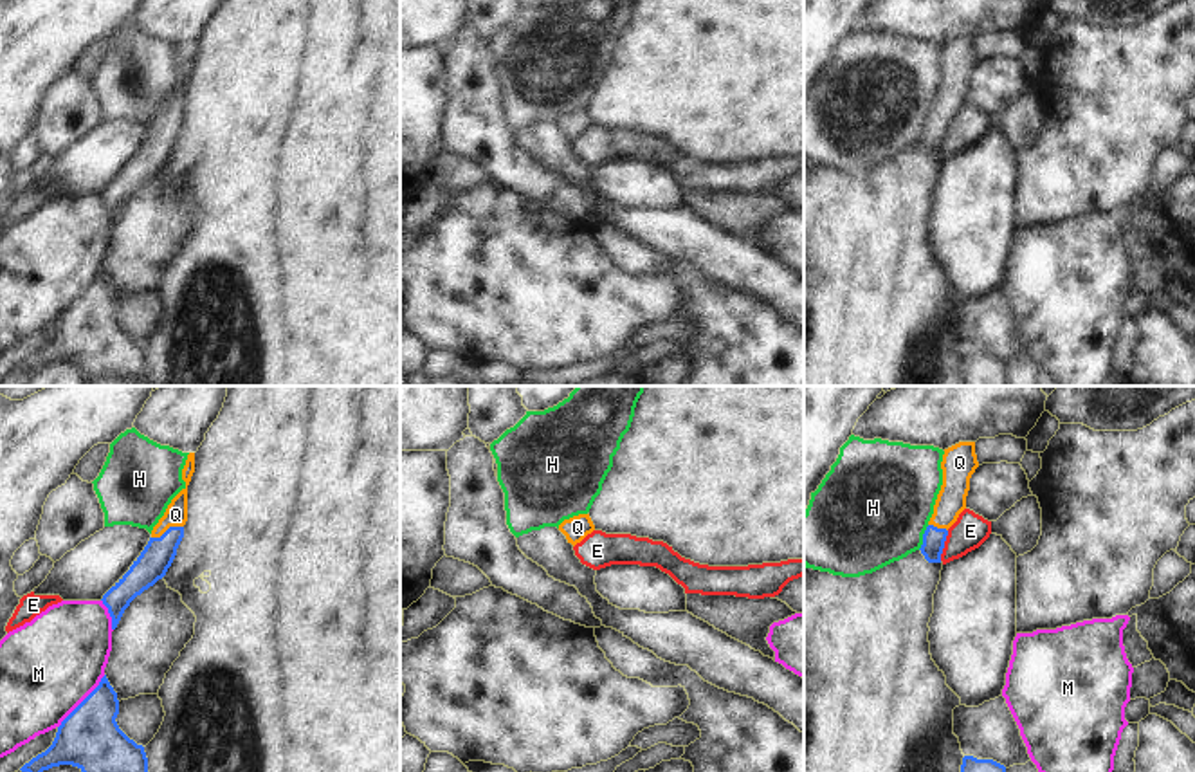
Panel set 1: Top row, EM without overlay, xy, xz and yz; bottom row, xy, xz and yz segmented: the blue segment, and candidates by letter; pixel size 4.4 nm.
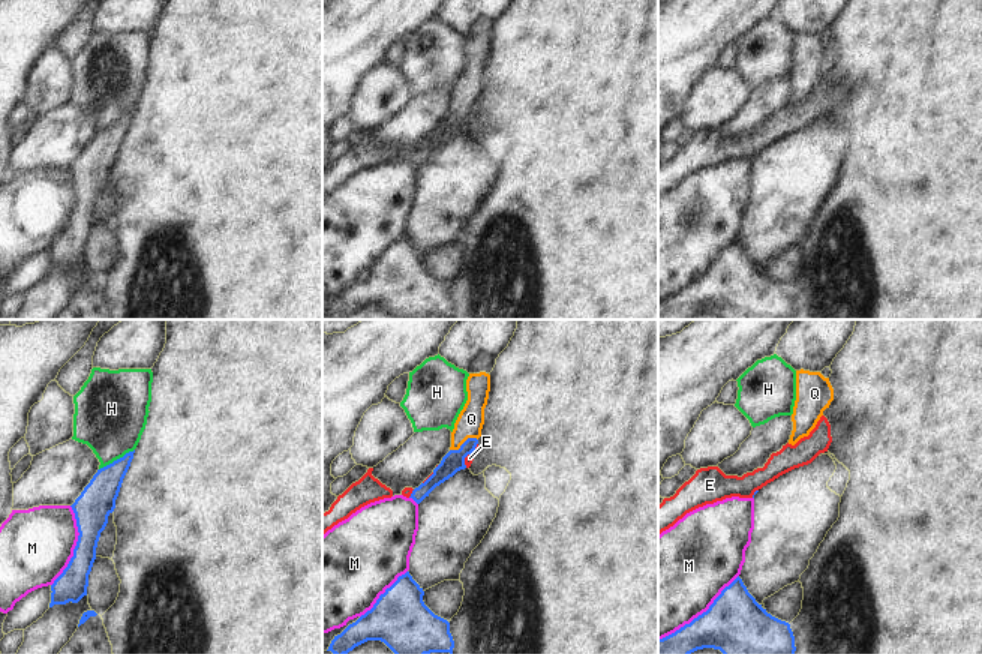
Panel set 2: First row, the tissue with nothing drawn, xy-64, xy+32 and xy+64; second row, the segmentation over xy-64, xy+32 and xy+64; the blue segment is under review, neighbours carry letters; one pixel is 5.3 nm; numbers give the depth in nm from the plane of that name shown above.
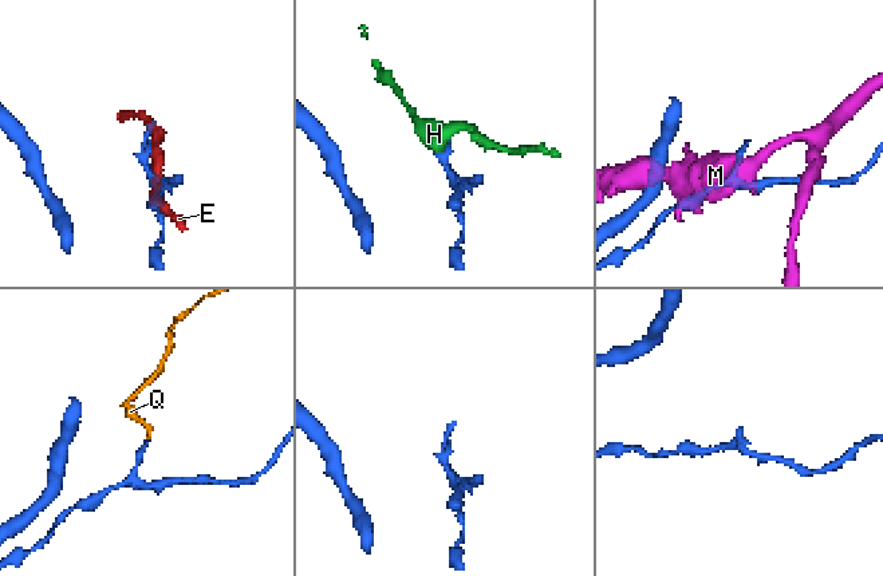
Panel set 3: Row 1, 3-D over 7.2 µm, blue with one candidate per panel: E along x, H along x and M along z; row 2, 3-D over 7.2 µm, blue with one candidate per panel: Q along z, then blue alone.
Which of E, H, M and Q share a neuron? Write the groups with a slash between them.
E / H / M / Q

